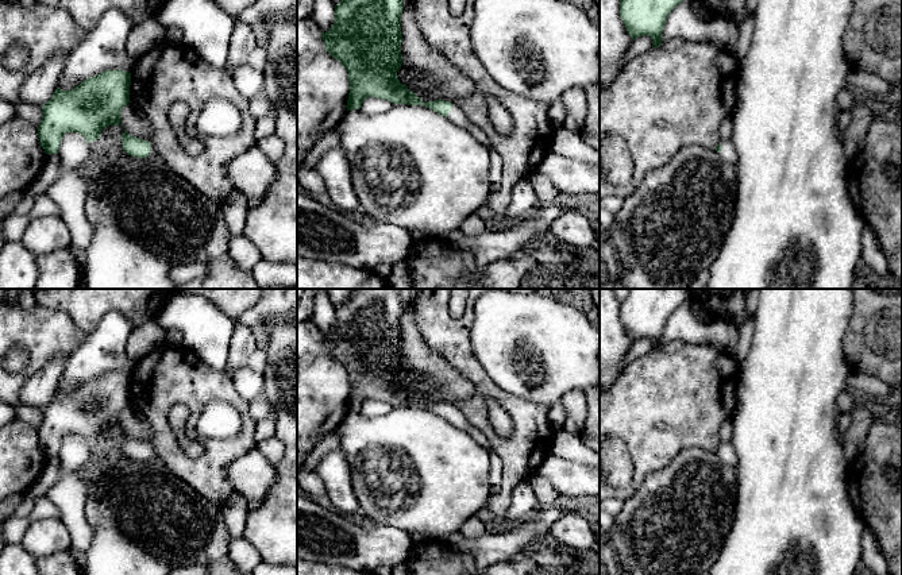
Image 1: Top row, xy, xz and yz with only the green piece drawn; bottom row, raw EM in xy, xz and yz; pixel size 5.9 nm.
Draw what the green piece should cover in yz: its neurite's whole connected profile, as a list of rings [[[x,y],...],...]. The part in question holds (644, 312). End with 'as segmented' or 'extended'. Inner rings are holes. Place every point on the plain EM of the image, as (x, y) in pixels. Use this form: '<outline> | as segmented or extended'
[[[629,289],[628,297],[620,304],[620,319],[628,336],[633,343],[648,337],[654,341],[652,351],[659,350],[668,317],[685,301],[693,298],[693,294],[693,289]]] | as segmented

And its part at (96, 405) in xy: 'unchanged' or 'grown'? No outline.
unchanged

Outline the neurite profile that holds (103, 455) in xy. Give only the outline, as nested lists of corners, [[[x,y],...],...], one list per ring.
[[[122,427],[104,431],[100,440],[89,445],[89,459],[80,467],[86,468],[93,479],[103,479],[122,458],[127,458],[123,452],[123,435]]]

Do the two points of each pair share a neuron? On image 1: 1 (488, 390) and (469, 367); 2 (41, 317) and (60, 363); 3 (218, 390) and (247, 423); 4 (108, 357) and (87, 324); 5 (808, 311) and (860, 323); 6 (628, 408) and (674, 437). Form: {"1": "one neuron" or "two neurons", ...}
{"1": "one neuron", "2": "two neurons", "3": "one neuron", "4": "two neurons", "5": "two neurons", "6": "one neuron"}

